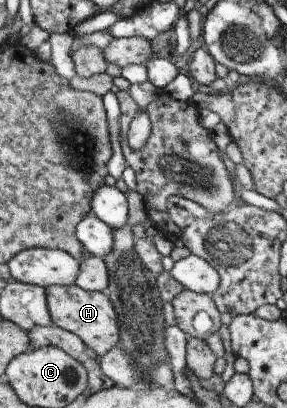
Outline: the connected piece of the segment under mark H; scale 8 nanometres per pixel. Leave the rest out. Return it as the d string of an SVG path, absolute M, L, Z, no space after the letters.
M72 284L71 286L46 286L44 293L47 312L52 324L77 335L87 348L91 348L99 356L107 353L119 342L117 315L115 315L115 309L105 292L89 293Z

